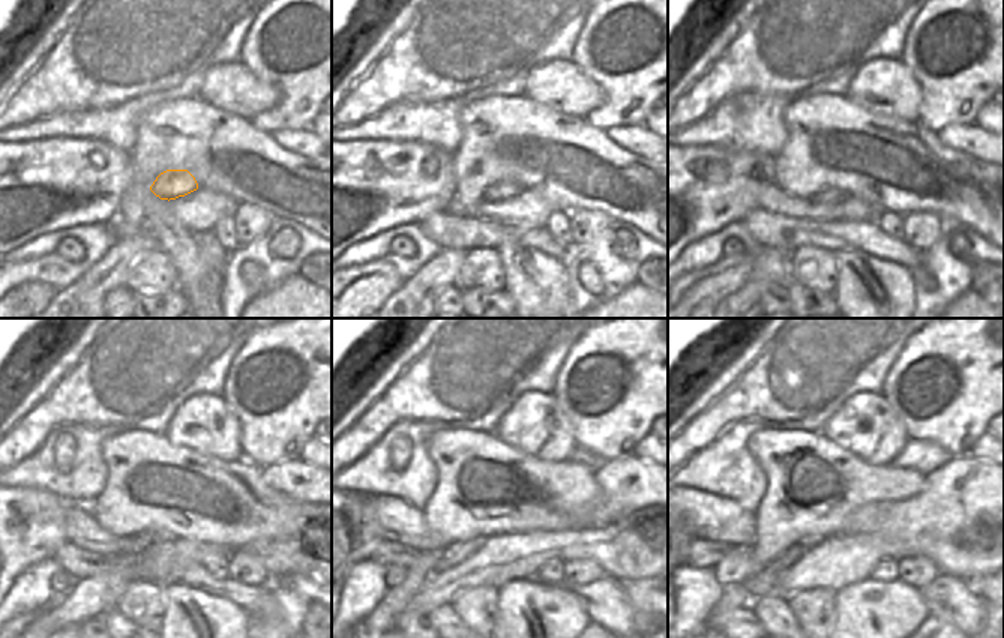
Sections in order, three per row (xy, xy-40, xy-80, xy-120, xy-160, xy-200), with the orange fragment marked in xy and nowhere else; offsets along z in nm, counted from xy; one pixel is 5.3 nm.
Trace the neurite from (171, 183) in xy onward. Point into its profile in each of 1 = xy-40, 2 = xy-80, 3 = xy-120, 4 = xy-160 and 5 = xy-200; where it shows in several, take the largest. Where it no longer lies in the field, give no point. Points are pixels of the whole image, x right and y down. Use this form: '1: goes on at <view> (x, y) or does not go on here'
1: goes on at xy-40 (500, 191)
2: goes on at xy-80 (827, 194)
3: goes on at xy-120 (143, 541)
4: goes on at xy-160 (456, 553)
5: goes on at xy-200 (760, 584)

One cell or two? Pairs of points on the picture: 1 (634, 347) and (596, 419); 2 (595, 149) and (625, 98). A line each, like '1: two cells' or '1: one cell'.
1: one cell
2: two cells

